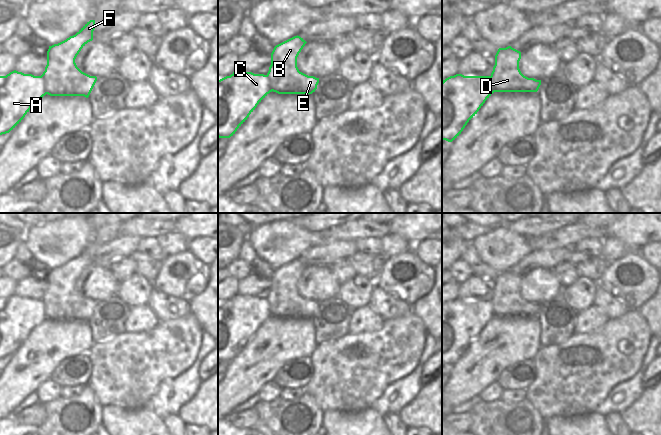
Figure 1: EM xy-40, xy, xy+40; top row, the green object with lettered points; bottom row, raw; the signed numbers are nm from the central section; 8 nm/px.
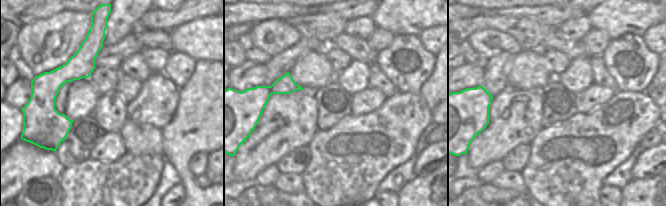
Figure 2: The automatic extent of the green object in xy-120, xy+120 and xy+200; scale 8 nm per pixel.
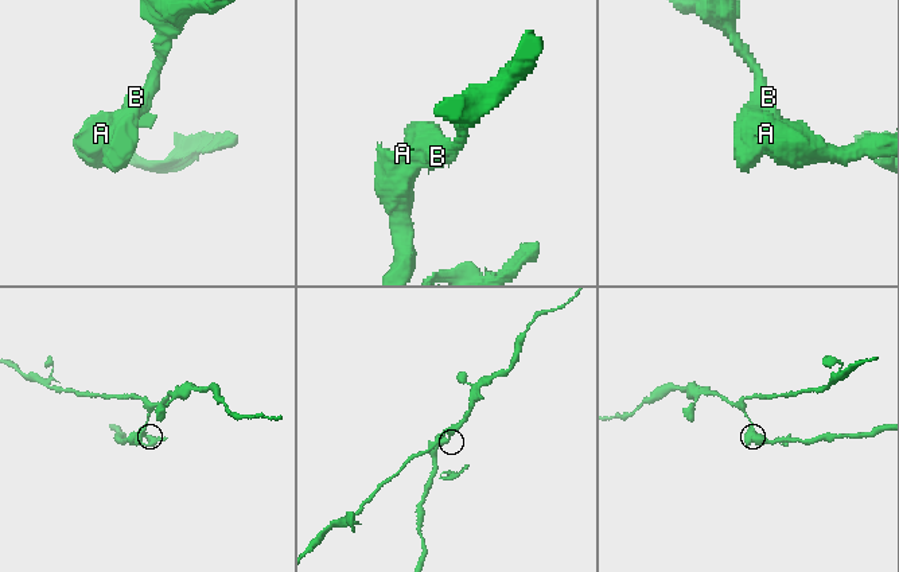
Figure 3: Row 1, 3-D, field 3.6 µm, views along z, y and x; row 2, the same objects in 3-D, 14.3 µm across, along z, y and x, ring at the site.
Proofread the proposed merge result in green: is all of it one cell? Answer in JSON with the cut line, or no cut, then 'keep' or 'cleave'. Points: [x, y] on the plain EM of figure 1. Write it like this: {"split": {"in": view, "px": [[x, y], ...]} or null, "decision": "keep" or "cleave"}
{"split": {"in": "xy-40", "px": [[41, 299], [44, 303], [44, 312], [47, 317]]}, "decision": "cleave"}

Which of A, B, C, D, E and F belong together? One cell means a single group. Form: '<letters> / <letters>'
A C / B D E F

